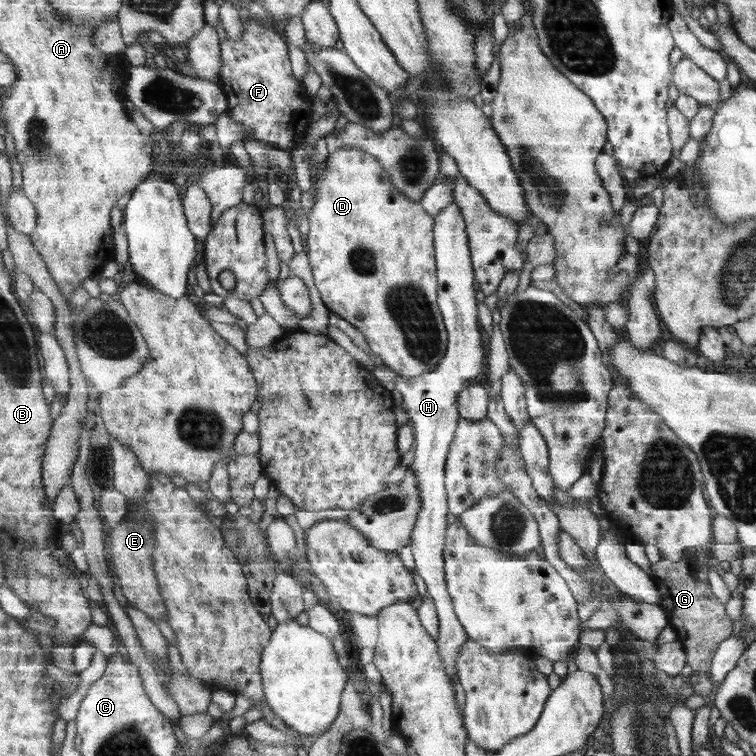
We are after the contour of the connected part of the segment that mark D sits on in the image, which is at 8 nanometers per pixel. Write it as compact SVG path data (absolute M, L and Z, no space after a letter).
M345 148L330 154L325 161L326 166L321 174L313 174L313 190L316 194L316 202L309 212L310 230L306 238L306 246L310 258L310 264L314 280L322 301L328 306L330 312L335 312L359 328L368 341L371 352L380 356L386 366L398 372L401 376L413 377L435 370L448 350L448 330L444 323L444 315L438 302L438 272L436 264L436 250L434 245L435 219L425 211L421 203L415 203L403 194L392 181L388 170L372 154L358 148Z

